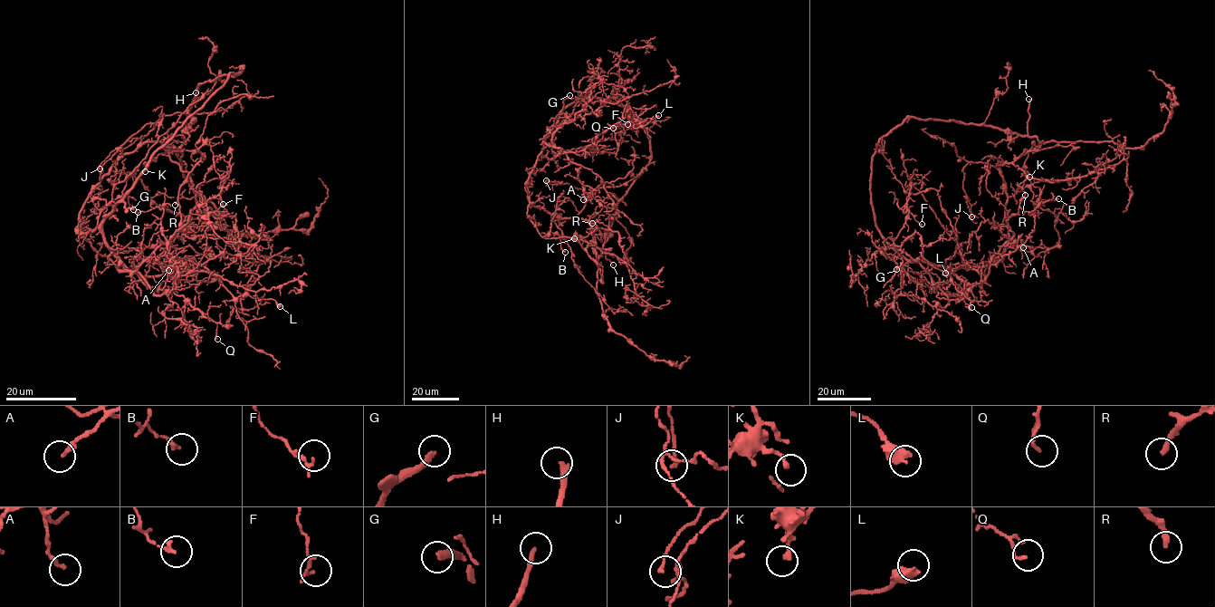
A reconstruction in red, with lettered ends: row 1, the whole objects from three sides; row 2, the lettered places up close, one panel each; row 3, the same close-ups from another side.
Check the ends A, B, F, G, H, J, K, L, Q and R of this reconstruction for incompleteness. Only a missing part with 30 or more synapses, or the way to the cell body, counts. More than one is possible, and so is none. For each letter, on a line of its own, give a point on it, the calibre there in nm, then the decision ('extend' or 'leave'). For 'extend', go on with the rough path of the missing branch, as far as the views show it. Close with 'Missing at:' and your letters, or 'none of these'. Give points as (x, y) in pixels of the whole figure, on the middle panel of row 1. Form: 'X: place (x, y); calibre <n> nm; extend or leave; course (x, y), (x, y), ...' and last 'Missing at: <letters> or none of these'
A: place (583, 199); calibre 180 nm; leave
B: place (565, 252); calibre 200 nm; leave
F: place (627, 124); calibre 150 nm; leave
G: place (569, 95); calibre 300 nm; extend; course (569, 95), (595, 72), (603, 71), (607, 62), (622, 63), (632, 52)
H: place (613, 264); calibre 280 nm; extend; course (613, 264), (614, 255), (617, 261), (607, 277), (603, 300)
J: place (546, 180); calibre 100 nm; leave
K: place (574, 238); calibre 200 nm; leave
L: place (658, 115); calibre 460 nm; leave
Q: place (613, 128); calibre 130 nm; leave
R: place (592, 223); calibre 240 nm; leave
Missing at: G, H

